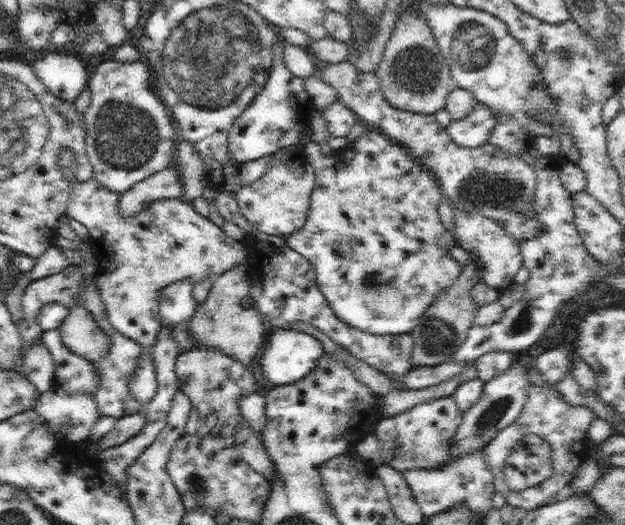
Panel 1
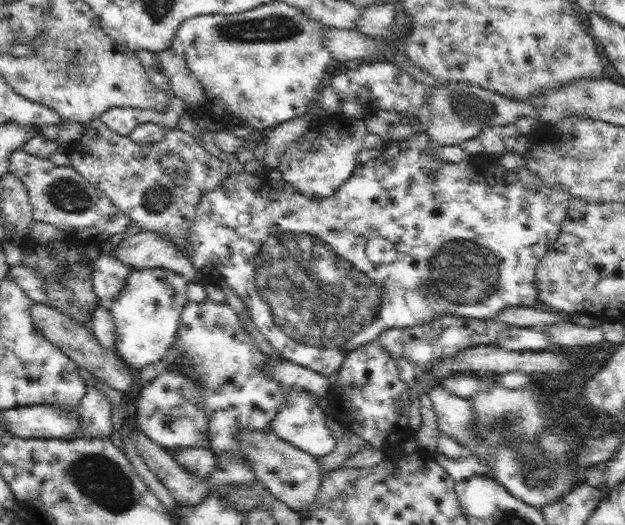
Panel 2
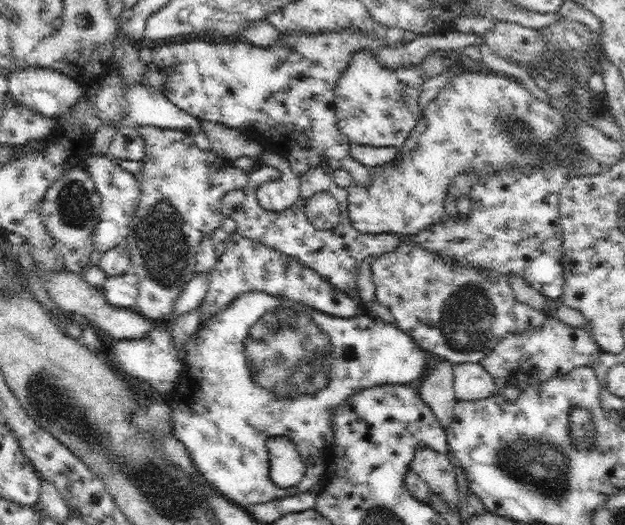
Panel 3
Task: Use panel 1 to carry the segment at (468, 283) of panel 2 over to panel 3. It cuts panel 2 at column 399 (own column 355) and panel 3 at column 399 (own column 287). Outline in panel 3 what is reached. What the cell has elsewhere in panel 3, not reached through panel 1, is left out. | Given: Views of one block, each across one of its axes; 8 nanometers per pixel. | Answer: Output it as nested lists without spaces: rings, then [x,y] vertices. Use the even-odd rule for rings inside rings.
[[[264,166],[255,171],[248,172],[248,182],[241,189],[234,189],[224,195],[221,200],[221,211],[223,216],[228,216],[236,221],[237,231],[246,238],[258,241],[270,248],[274,248],[286,255],[296,257],[299,261],[312,267],[328,283],[334,284],[341,292],[348,296],[354,296],[352,290],[356,288],[357,277],[361,262],[368,256],[374,258],[392,252],[405,239],[405,235],[389,233],[383,237],[369,237],[349,228],[346,215],[342,217],[341,223],[330,230],[316,228],[306,216],[303,210],[304,202],[313,194],[318,192],[329,192],[338,202],[342,214],[347,211],[347,190],[340,188],[332,177],[329,168],[316,166],[300,176],[300,198],[286,210],[276,212],[262,208],[256,201],[257,189],[264,184],[268,178],[264,174]]]

